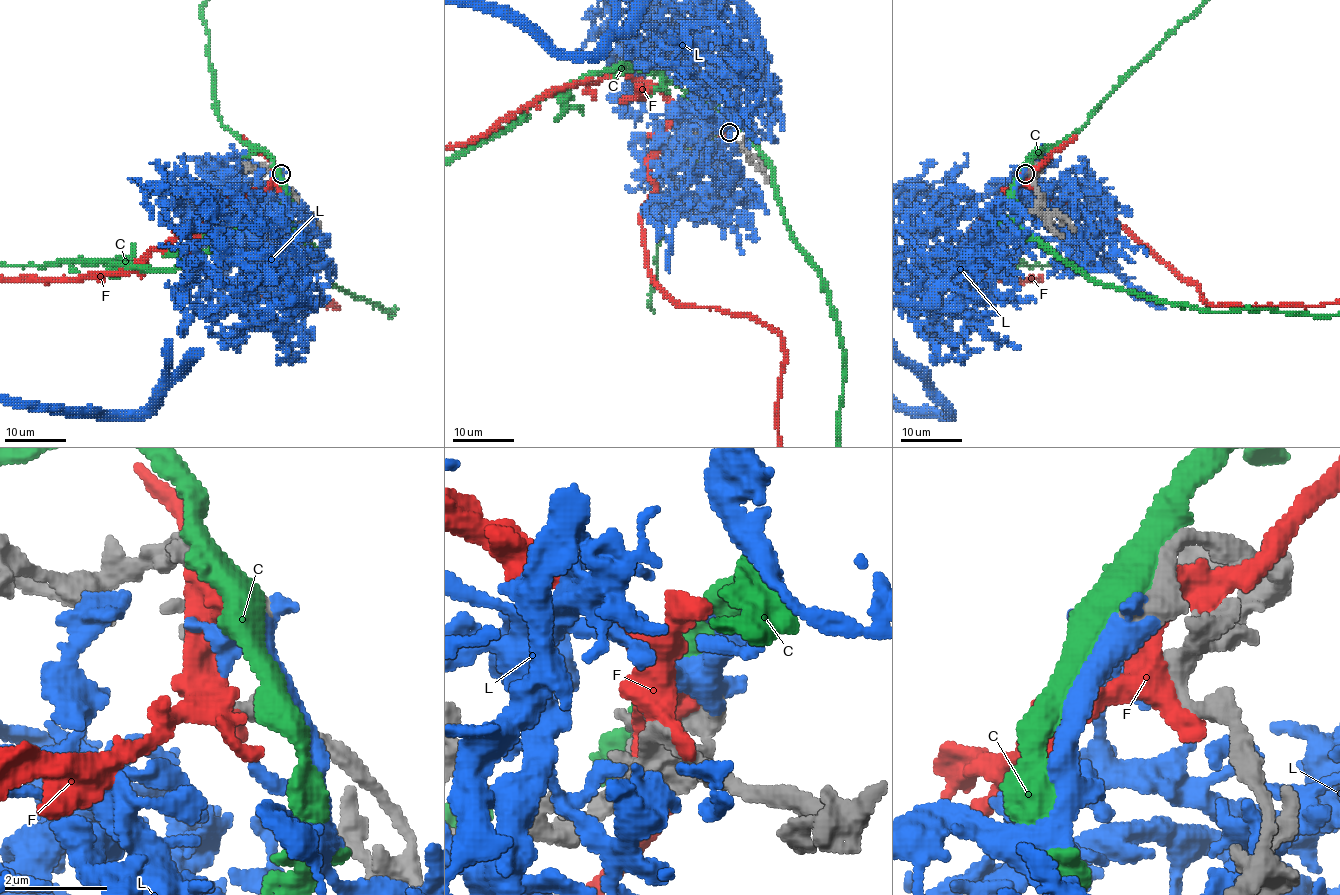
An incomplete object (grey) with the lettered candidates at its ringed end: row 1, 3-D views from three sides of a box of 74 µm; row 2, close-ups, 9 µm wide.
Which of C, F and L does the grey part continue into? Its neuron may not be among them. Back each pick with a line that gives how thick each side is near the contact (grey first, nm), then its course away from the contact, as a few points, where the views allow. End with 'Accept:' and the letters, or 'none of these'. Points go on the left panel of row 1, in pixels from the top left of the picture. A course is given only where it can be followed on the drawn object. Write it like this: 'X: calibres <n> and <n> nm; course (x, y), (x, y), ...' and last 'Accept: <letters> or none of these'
L: calibres 320 and 440 nm
Accept: L

